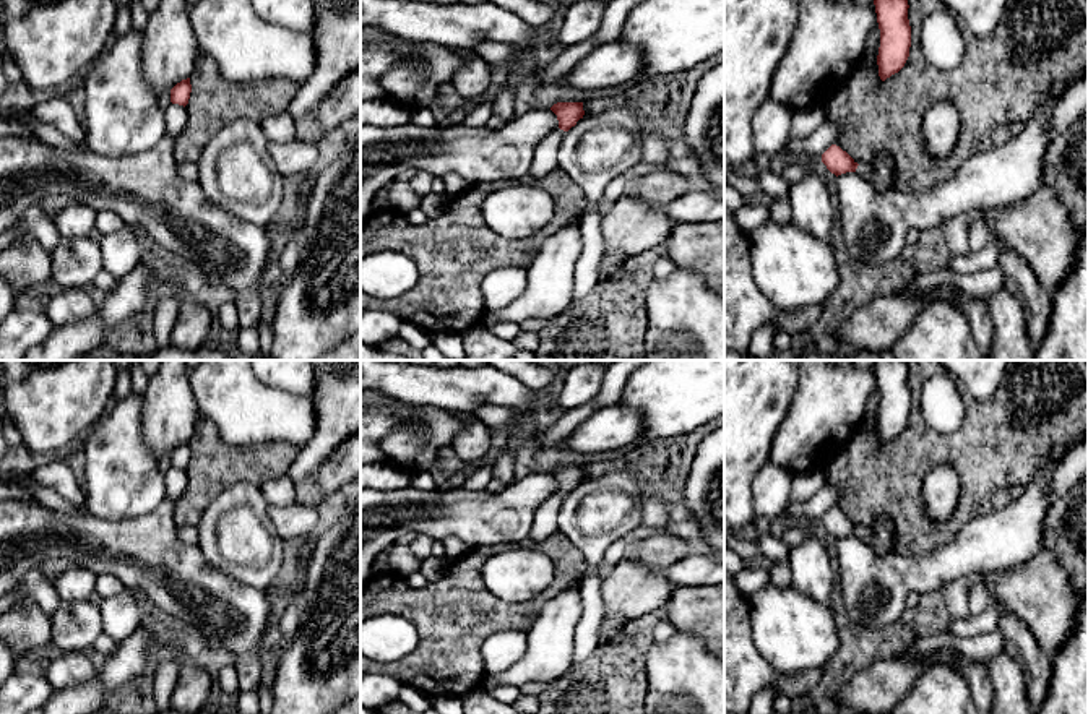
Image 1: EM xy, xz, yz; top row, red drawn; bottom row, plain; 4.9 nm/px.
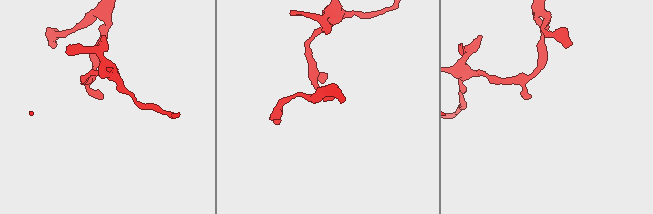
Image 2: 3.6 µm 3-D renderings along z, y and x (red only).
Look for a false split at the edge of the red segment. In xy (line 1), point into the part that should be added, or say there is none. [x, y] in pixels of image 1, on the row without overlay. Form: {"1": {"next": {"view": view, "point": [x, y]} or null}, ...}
{"1": {"next": null}}

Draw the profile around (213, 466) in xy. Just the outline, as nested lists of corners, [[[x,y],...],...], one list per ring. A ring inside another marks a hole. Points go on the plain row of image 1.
[[[198,420],[190,440],[192,456],[185,469],[188,484],[175,501],[175,524],[196,527],[206,506],[229,485],[263,484],[286,475],[299,448],[273,441],[258,446],[229,446],[209,420]]]

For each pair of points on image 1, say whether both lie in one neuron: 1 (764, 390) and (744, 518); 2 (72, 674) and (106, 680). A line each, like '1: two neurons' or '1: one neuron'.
1: one neuron
2: two neurons

